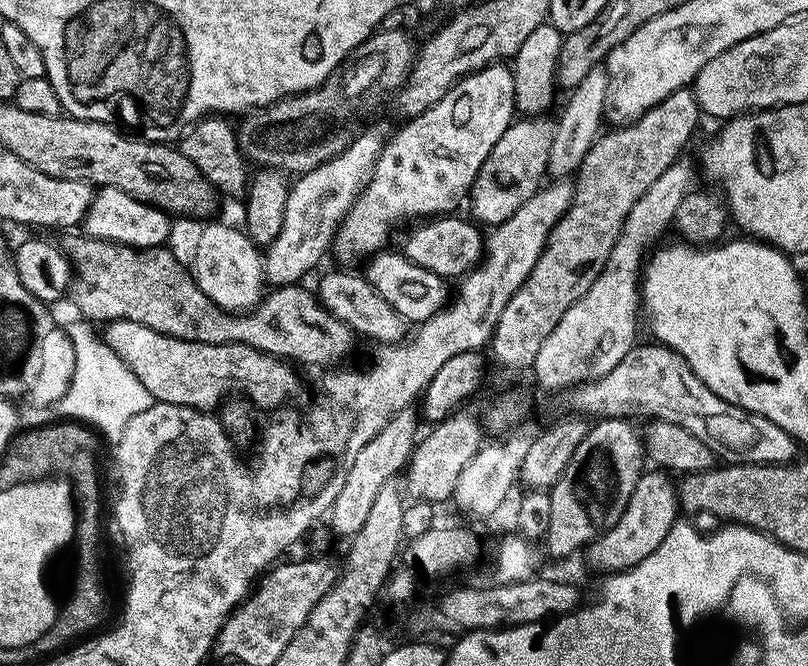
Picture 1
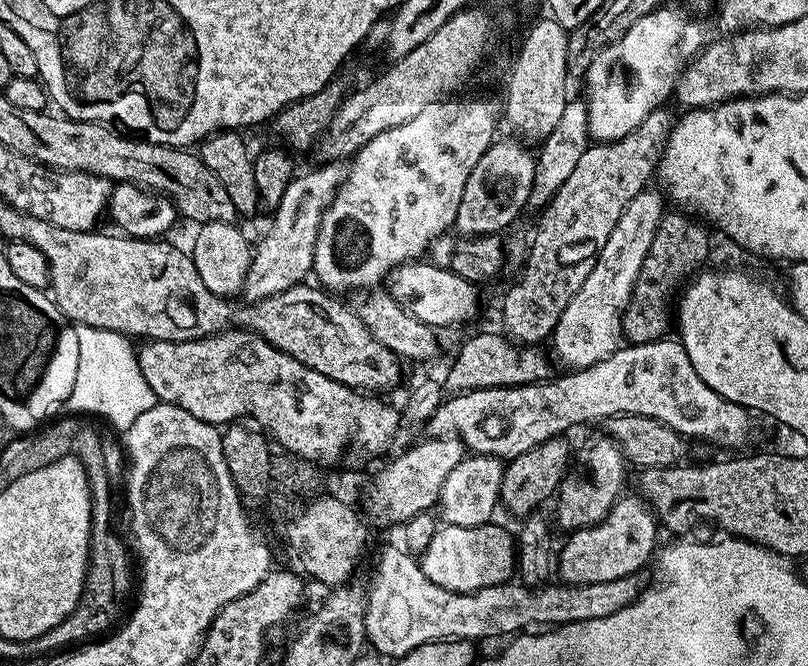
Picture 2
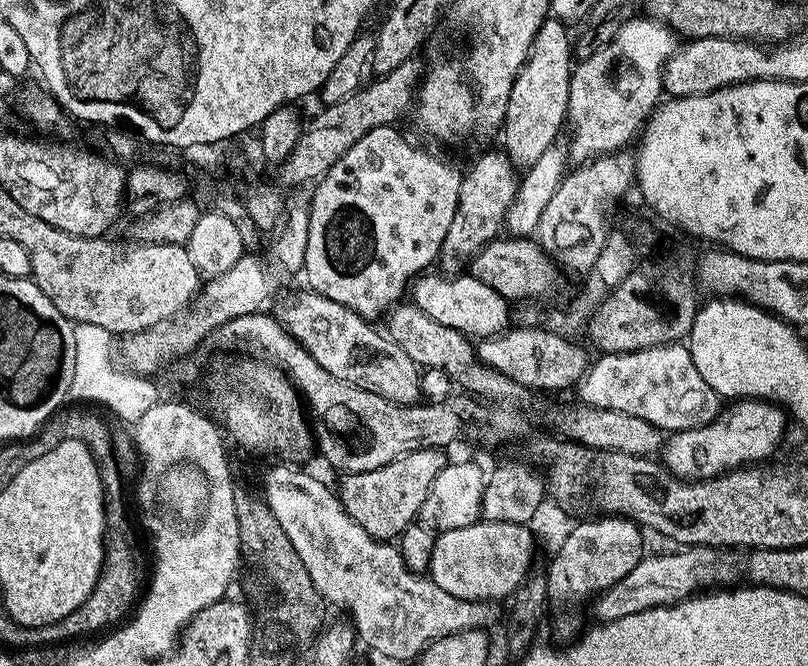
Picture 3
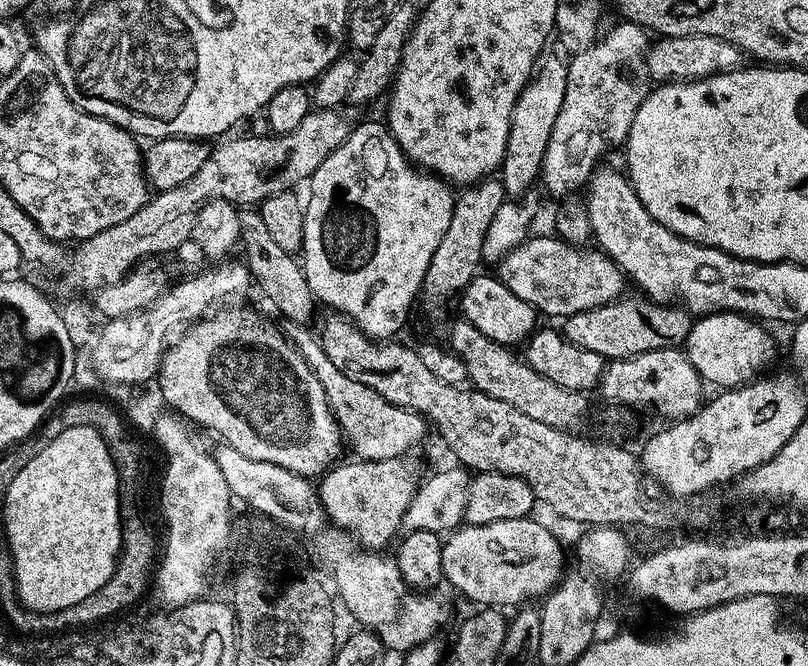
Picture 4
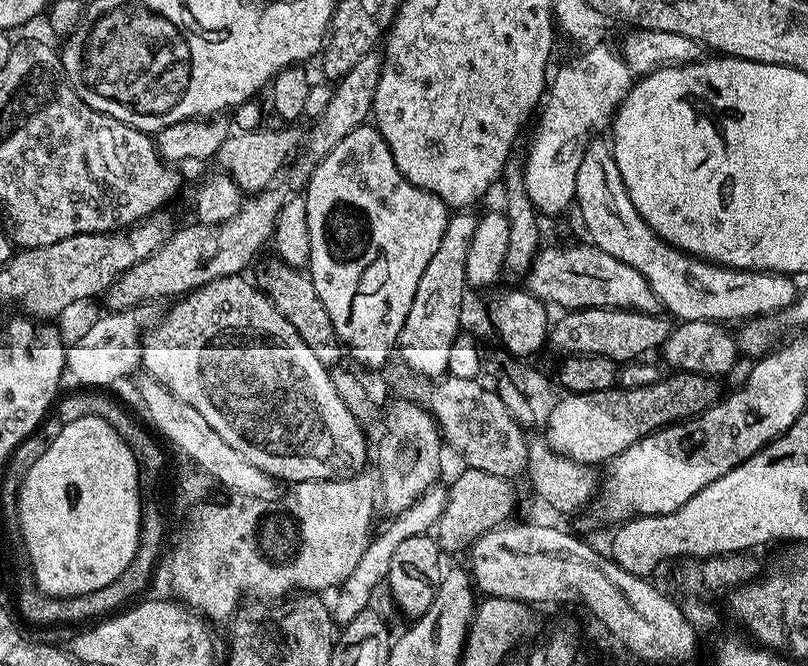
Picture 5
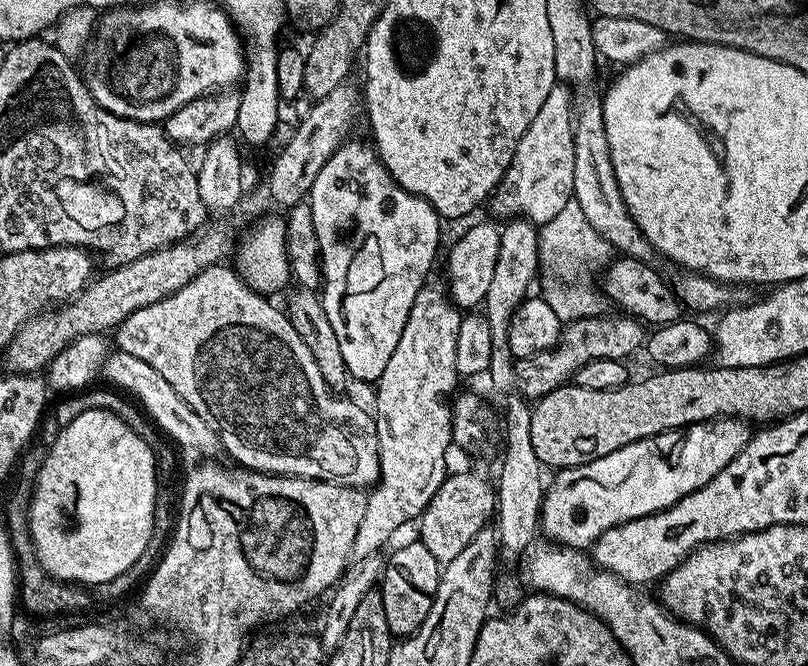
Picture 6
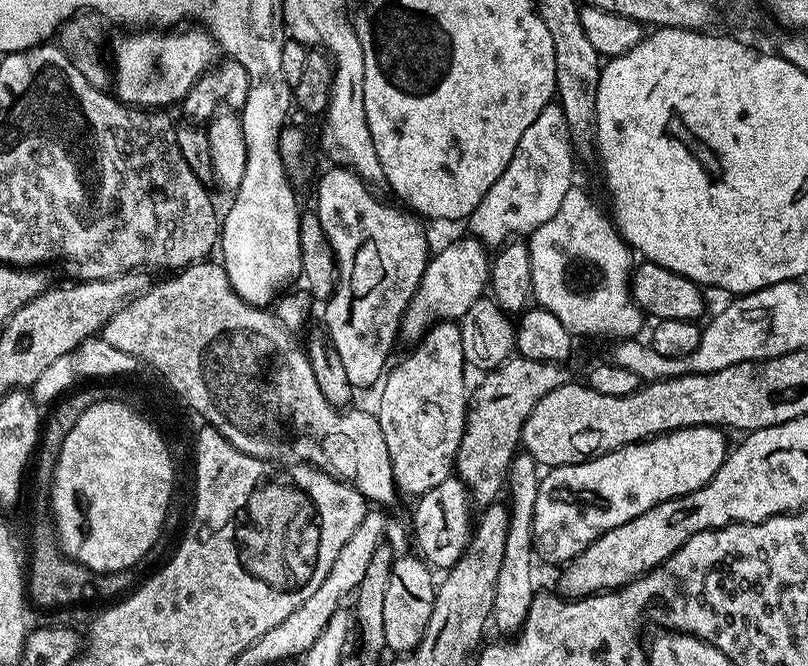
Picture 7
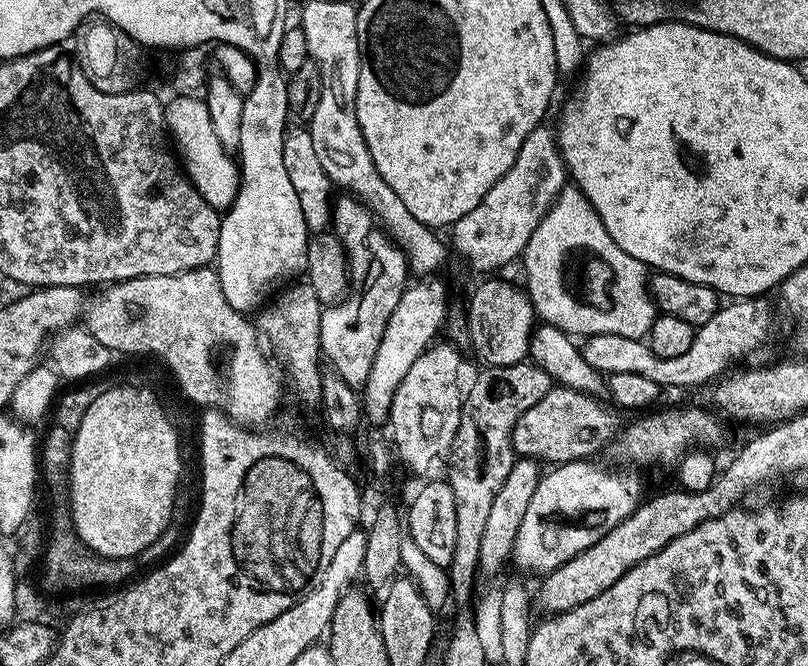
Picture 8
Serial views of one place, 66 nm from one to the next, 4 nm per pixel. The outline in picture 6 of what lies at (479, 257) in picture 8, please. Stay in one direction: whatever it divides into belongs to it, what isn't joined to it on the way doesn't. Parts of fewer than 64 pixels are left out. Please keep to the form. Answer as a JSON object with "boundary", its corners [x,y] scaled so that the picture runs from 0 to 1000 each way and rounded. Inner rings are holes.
{"boundary":[[[686,131],[681,135],[676,153],[671,153],[661,183],[656,183],[656,195],[646,201],[646,213],[641,213],[641,225],[636,225],[636,237],[619,273],[619,281],[606,296],[610,321],[624,324],[623,327],[649,326],[665,339],[681,333],[681,327],[687,327],[699,312],[700,303],[709,300],[710,204],[709,143],[702,131]]]}

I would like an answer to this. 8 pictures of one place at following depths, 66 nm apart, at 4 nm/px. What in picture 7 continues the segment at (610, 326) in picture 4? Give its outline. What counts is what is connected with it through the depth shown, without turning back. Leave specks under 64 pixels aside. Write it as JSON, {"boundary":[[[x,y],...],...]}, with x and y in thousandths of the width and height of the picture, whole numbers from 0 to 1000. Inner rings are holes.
{"boundary":[[[635,532],[618,553],[608,554],[600,563],[604,566],[590,583],[583,584],[579,625],[574,629],[574,650],[572,664],[564,677],[562,709],[578,733],[583,755],[590,764],[598,766],[604,758],[615,755],[618,745],[614,743],[619,737],[620,740],[625,737],[634,691],[637,689],[641,674],[645,671],[644,653],[649,644],[651,628],[658,620],[661,610],[666,610],[666,604],[671,604],[671,598],[676,598],[676,592],[681,592],[681,586],[691,586],[691,580],[704,575],[705,565],[698,551],[699,548],[693,544],[662,541]]]}

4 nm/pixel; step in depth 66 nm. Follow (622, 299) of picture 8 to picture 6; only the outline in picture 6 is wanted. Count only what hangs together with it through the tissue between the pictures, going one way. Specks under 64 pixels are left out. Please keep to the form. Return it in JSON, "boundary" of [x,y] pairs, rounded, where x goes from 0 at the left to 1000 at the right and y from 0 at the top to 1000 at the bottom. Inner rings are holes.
{"boundary":[[[713,300],[700,303],[700,309],[681,333],[667,338],[668,362],[666,381],[668,402],[666,432],[671,449],[691,471],[694,483],[707,483],[749,473],[750,446],[740,422],[745,410],[760,389],[757,366],[734,339]]]}

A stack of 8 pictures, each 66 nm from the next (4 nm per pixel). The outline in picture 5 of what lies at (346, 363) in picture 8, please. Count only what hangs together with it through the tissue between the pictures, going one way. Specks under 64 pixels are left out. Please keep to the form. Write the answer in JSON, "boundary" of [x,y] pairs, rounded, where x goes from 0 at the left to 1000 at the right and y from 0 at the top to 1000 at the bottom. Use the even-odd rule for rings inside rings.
{"boundary":[[[459,185],[448,188],[443,195],[428,201],[399,245],[392,246],[386,263],[381,266],[381,275],[374,290],[381,317],[381,333],[384,345],[384,384],[379,401],[380,413],[389,423],[389,435],[394,435],[394,447],[399,447],[399,459],[403,471],[408,471],[408,483],[413,483],[416,509],[421,512],[427,524],[436,527],[437,535],[455,553],[470,553],[491,527],[498,489],[502,489],[502,471],[507,471],[507,453],[512,453],[512,435],[517,435],[517,423],[522,417],[522,405],[537,387],[537,375],[542,375],[542,363],[547,363],[547,351],[554,338],[557,314],[532,285],[525,285],[512,279],[500,266],[498,255],[488,243],[488,231],[483,228],[483,219],[478,207],[473,207],[470,194]]]}

